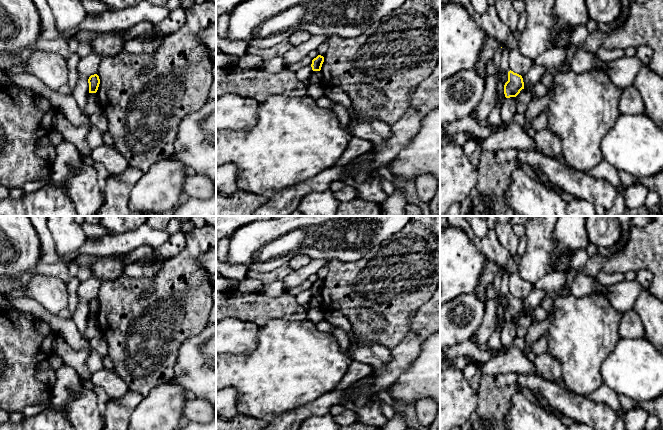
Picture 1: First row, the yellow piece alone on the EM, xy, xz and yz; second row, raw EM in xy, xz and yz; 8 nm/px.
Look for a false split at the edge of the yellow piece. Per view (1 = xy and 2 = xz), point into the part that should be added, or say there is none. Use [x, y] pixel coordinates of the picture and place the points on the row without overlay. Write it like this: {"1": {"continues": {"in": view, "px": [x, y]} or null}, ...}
{"1": {"continues": null}, "2": {"continues": null}}

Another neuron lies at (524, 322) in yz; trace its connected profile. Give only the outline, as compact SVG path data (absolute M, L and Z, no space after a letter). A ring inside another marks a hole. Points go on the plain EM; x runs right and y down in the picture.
M522 313L520 317L516 320L517 337L525 339L532 323L533 323L532 317L526 313Z

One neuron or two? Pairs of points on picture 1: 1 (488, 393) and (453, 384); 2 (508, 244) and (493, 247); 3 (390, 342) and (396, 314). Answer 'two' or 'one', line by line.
1: two
2: two
3: one

